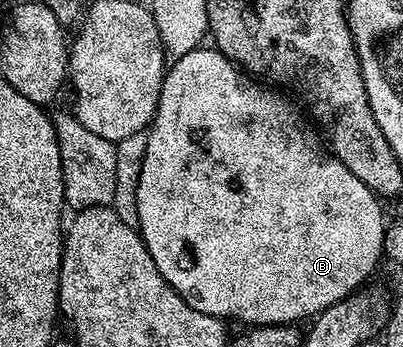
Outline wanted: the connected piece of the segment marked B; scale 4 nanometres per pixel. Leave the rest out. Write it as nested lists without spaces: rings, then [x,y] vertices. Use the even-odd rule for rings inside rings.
[[[197,47],[168,65],[165,81],[161,83],[157,112],[153,115],[153,122],[144,137],[145,153],[141,156],[141,169],[137,172],[135,224],[159,274],[163,274],[165,281],[192,308],[203,314],[228,318],[230,321],[242,320],[245,326],[296,325],[301,322],[297,320],[308,321],[310,318],[315,318],[335,302],[353,295],[364,285],[361,283],[376,270],[377,263],[383,260],[387,231],[387,219],[385,220],[384,214],[381,213],[382,201],[370,188],[363,186],[363,182],[359,182],[359,178],[355,178],[355,174],[351,174],[351,170],[347,170],[343,162],[337,160],[319,136],[317,141],[316,135],[318,136],[318,133],[311,127],[302,109],[288,95],[282,94],[276,87],[258,82],[223,53],[217,51],[216,47]]]

